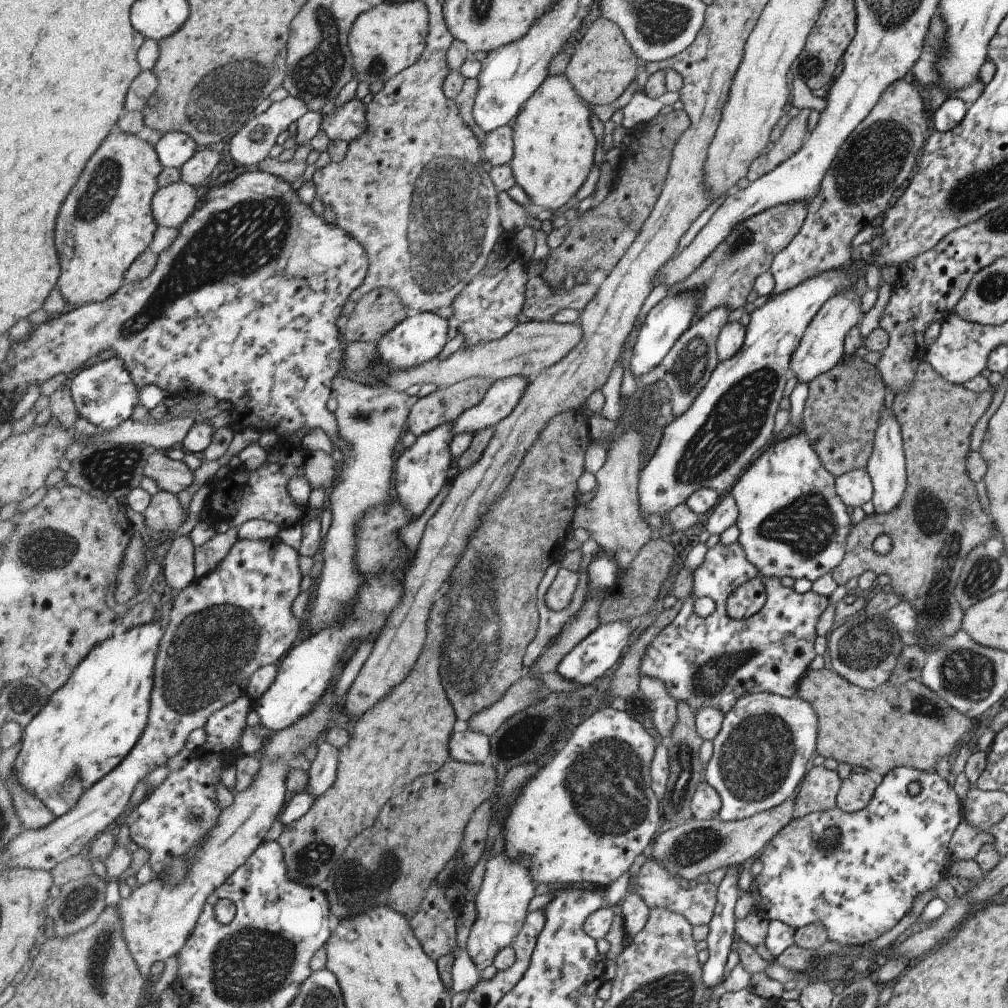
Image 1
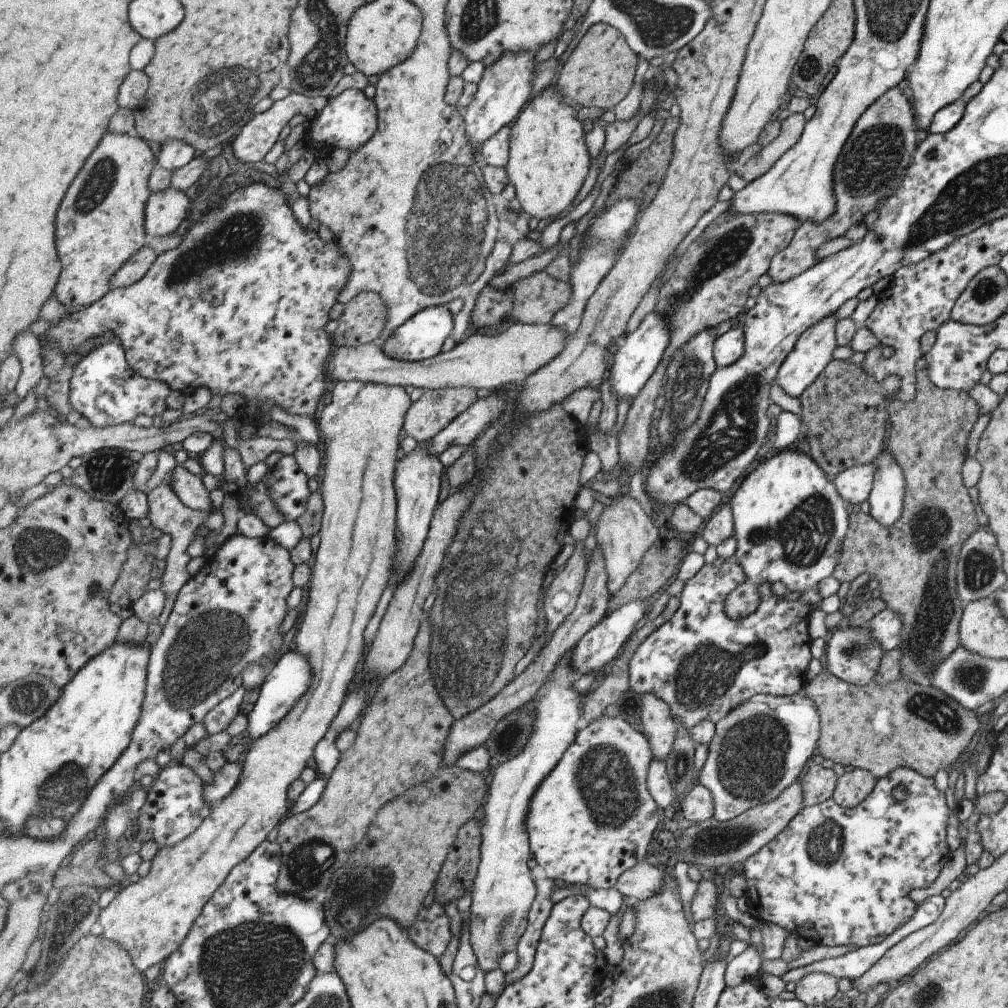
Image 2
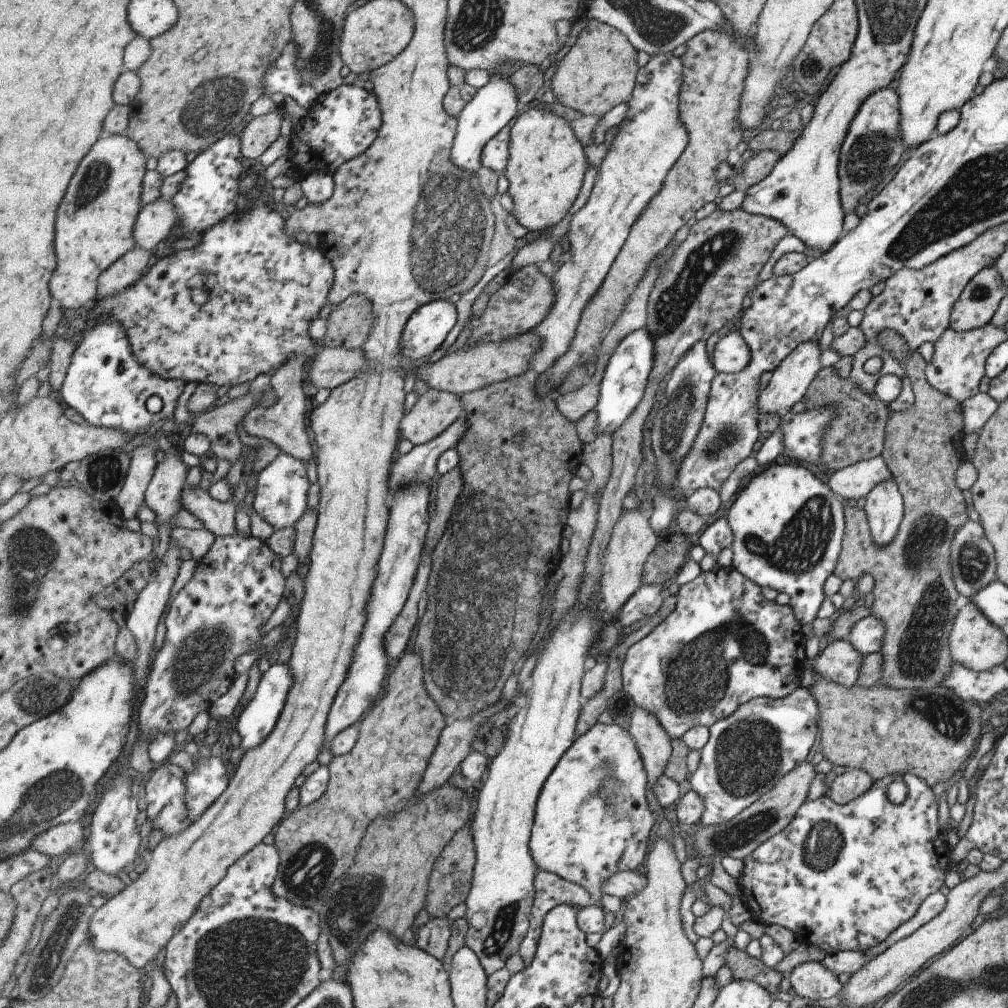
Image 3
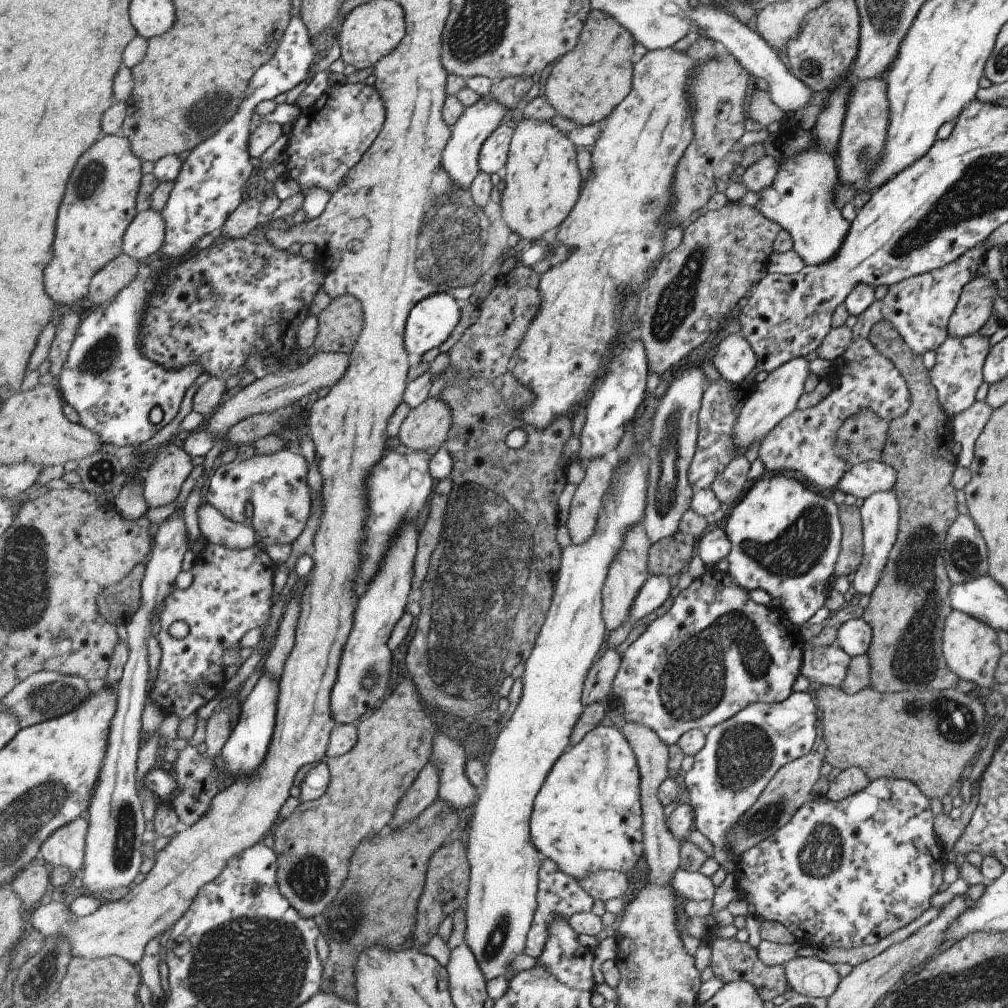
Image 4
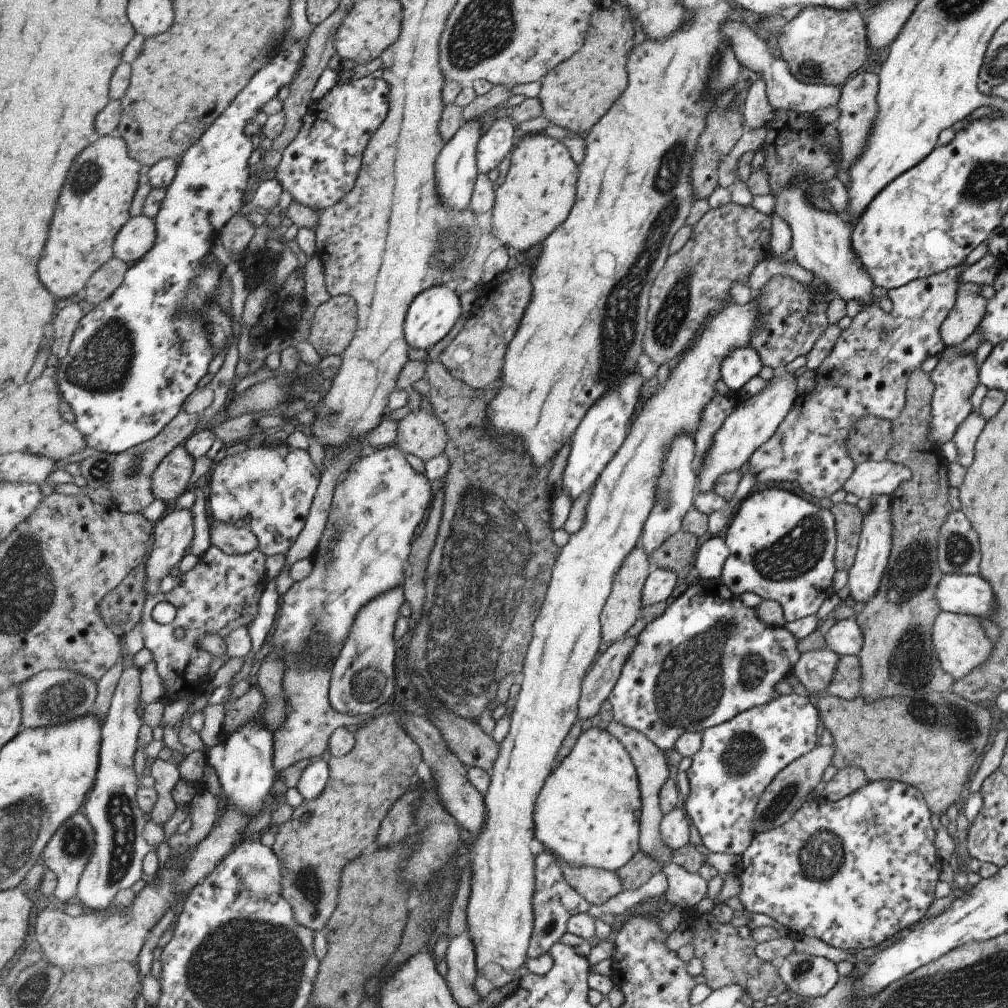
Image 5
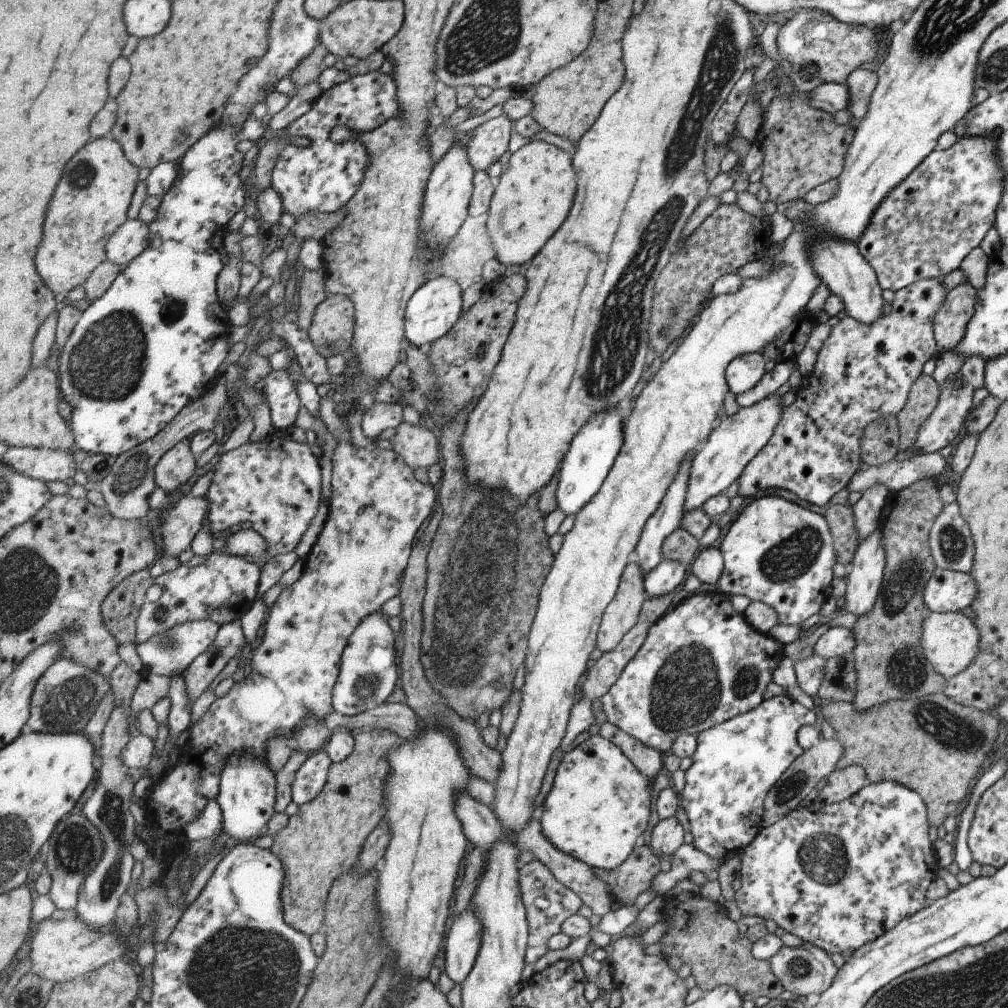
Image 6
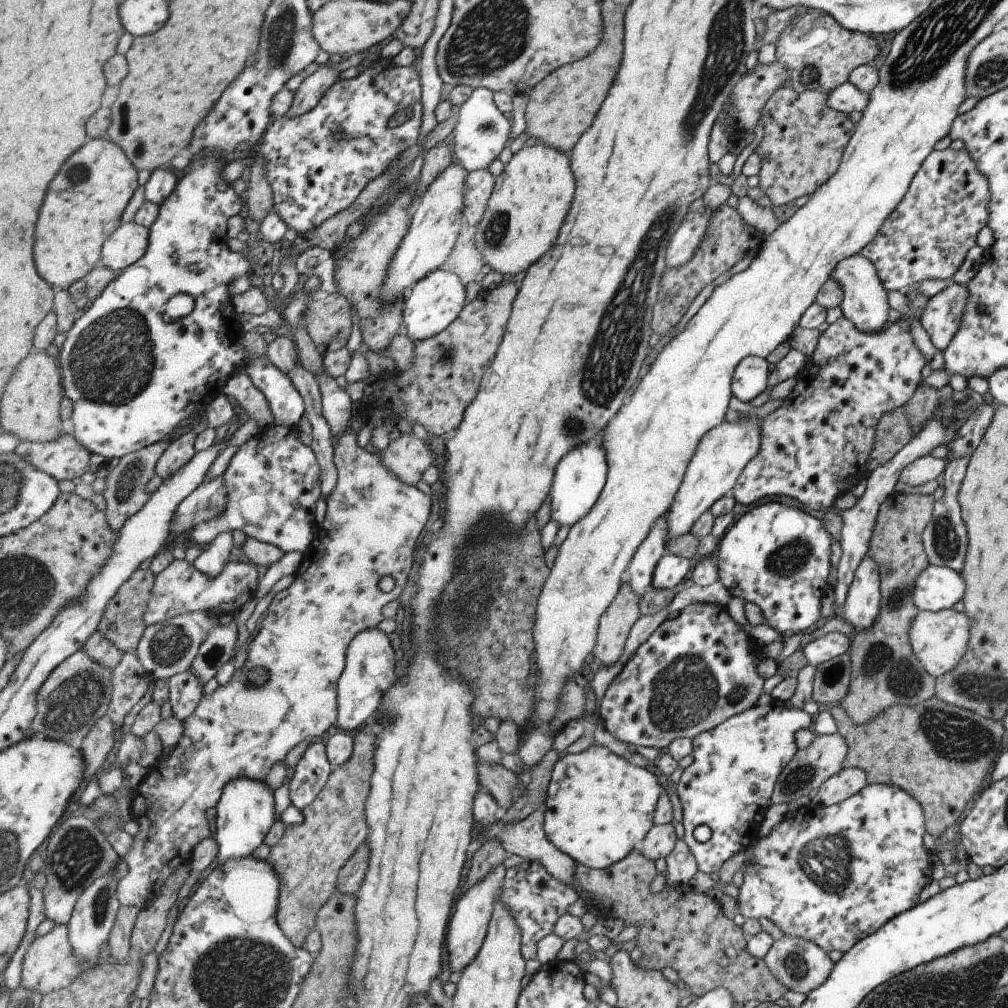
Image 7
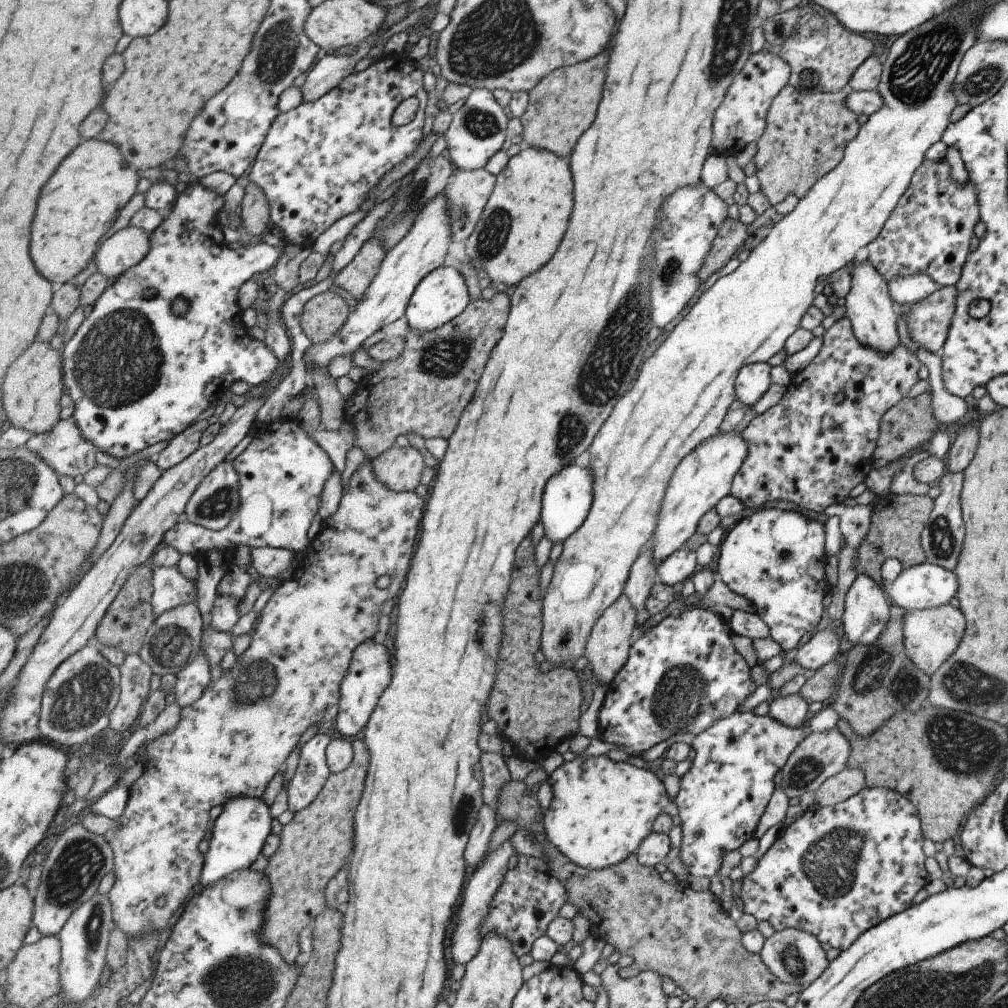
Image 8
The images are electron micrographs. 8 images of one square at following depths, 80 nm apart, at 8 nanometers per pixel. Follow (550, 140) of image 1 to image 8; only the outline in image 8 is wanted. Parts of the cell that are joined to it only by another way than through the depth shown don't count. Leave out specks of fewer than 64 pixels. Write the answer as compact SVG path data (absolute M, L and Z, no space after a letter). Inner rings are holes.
M524 145L520 153L508 162L507 168L497 175L496 187L484 210L484 216L467 240L466 252L472 264L485 270L495 283L517 286L525 276L547 264L567 232L567 224L573 210L573 174L569 162L559 158L549 149Z

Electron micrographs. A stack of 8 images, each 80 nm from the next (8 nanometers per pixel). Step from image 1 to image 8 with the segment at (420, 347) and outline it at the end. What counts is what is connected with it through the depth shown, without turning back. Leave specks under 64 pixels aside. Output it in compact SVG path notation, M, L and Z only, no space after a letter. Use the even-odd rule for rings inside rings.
M447 265L433 271L420 282L407 305L405 318L413 331L430 333L455 320L470 302L465 273L460 274L455 267Z

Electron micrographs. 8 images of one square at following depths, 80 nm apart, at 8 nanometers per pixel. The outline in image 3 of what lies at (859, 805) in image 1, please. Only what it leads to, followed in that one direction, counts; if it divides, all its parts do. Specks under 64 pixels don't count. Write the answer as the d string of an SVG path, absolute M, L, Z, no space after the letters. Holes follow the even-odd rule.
M851 770L847 774L837 776L829 784L827 794L833 802L844 805L860 794L863 794L871 786L872 781L865 772Z

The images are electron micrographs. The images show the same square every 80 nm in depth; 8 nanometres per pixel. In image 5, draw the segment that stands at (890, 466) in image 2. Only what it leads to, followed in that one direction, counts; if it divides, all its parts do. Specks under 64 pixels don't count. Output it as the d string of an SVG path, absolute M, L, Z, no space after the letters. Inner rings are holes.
M875 495L871 506L862 516L862 522L859 524L857 552L854 563L847 570L846 582L851 598L864 604L877 592L892 545L892 508L889 496Z

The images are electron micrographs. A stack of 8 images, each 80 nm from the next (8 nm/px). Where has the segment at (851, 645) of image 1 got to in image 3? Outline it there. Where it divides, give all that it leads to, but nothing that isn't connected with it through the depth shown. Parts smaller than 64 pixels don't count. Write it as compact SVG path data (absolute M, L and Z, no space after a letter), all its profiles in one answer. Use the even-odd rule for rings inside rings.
M833 639L822 644L815 658L806 660L805 668L812 665L824 679L850 687L856 684L864 656L847 639Z

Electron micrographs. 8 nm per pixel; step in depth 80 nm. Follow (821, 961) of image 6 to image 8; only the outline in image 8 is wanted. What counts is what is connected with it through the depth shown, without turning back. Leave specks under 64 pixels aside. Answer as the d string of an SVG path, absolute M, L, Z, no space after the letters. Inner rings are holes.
M799 929L775 931L771 937L764 940L758 955L779 982L796 984L801 990L807 988L829 964L826 951L821 948L817 939Z

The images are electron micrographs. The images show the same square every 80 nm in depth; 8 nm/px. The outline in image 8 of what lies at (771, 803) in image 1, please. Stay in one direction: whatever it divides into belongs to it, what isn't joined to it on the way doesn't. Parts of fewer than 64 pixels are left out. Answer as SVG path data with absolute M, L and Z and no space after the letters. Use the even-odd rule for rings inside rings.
M733 712L724 719L716 720L705 732L693 738L691 745L696 752L689 770L679 778L679 792L675 798L680 810L682 825L682 857L695 876L713 876L719 870L721 856L738 850L746 840L754 838L757 821L765 810L775 790L775 774L785 764L793 749L807 736L806 723L798 727L783 724L771 715L752 712Z

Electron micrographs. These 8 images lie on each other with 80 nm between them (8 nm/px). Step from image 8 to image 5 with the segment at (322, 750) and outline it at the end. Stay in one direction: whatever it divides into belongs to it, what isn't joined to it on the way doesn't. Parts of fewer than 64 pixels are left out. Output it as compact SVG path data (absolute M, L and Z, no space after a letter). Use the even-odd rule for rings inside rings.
M328 756L317 758L302 772L296 788L304 800L312 801L323 794L329 779Z

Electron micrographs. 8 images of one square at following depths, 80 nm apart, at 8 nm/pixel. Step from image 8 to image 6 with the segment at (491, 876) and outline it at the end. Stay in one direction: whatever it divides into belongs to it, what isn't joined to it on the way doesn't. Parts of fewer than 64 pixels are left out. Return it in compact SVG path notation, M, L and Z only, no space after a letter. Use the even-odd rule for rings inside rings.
M474 903L453 924L447 938L447 974L457 989L473 970L482 945L482 924L476 914Z

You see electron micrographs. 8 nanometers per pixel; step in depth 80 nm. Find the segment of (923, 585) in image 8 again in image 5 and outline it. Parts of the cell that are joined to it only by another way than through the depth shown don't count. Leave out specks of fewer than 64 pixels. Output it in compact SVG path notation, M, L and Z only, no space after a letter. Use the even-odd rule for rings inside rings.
M942 574L934 596L941 611L978 618L989 618L995 604L989 584L979 576Z

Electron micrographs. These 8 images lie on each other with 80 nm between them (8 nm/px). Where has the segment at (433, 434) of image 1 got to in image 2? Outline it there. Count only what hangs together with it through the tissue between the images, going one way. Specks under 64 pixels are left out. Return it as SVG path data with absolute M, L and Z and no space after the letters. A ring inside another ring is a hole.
M429 441L418 443L417 446L404 456L400 455L398 460L399 466L396 466L397 480L397 500L399 500L399 518L397 518L397 526L399 526L399 544L401 550L398 550L396 562L400 571L404 573L397 585L408 575L408 572L414 567L415 561L421 554L424 547L425 539L429 534L429 529L433 517L441 500L441 482L443 482L443 474L446 475L447 468L439 455L432 453L432 446Z

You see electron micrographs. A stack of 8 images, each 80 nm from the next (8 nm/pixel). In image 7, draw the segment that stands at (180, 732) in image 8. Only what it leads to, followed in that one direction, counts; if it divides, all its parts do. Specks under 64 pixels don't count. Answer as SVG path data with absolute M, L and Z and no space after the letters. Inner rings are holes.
M323 370L317 373L315 380L319 384L319 390L321 390L321 404L324 408L324 415L329 423L330 429L336 438L334 442L334 461L338 468L338 483L335 490L332 492L330 499L327 502L327 511L325 512L325 518L322 524L319 526L319 530L312 542L312 546L304 552L304 557L301 566L295 572L295 580L291 586L285 590L277 593L266 612L266 617L263 620L262 627L251 643L250 650L247 654L247 658L244 665L235 670L233 678L226 686L219 686L215 692L209 696L205 696L201 699L196 711L183 723L183 733L176 744L168 754L163 758L160 758L153 768L149 770L149 773L145 779L133 790L130 798L130 813L132 818L139 824L139 830L134 836L133 849L124 857L121 858L128 867L128 873L120 880L118 886L118 894L121 905L133 905L143 909L151 900L155 900L161 892L161 888L165 886L165 882L169 880L169 874L175 872L181 864L185 864L193 852L193 848L203 840L207 838L207 832L211 832L211 826L207 826L207 810L209 808L216 808L220 802L221 795L223 795L224 788L228 786L232 780L247 777L250 779L265 780L271 766L275 766L277 762L285 760L287 754L297 746L298 742L305 742L307 738L316 740L319 736L323 736L331 726L337 726L338 722L338 683L340 682L341 675L344 674L344 668L348 660L348 648L352 644L352 640L356 638L361 632L368 630L371 627L377 627L381 624L383 617L383 608L385 604L389 604L391 600L395 600L401 596L403 588L405 588L405 582L409 578L409 572L411 572L411 566L413 566L413 556L415 556L415 548L417 548L417 540L421 536L421 532L425 530L429 518L431 518L431 510L433 510L433 498L425 492L421 492L415 485L410 485L403 479L400 479L385 463L382 459L381 452L368 448L363 448L359 442L357 442L357 434L355 430L351 428L351 416L355 414L355 403L349 398L349 392L345 388L341 388L337 382L335 382L335 374L329 372L329 370ZM390 576L394 579L395 586L389 592L383 592L379 588L379 582L381 578Z

